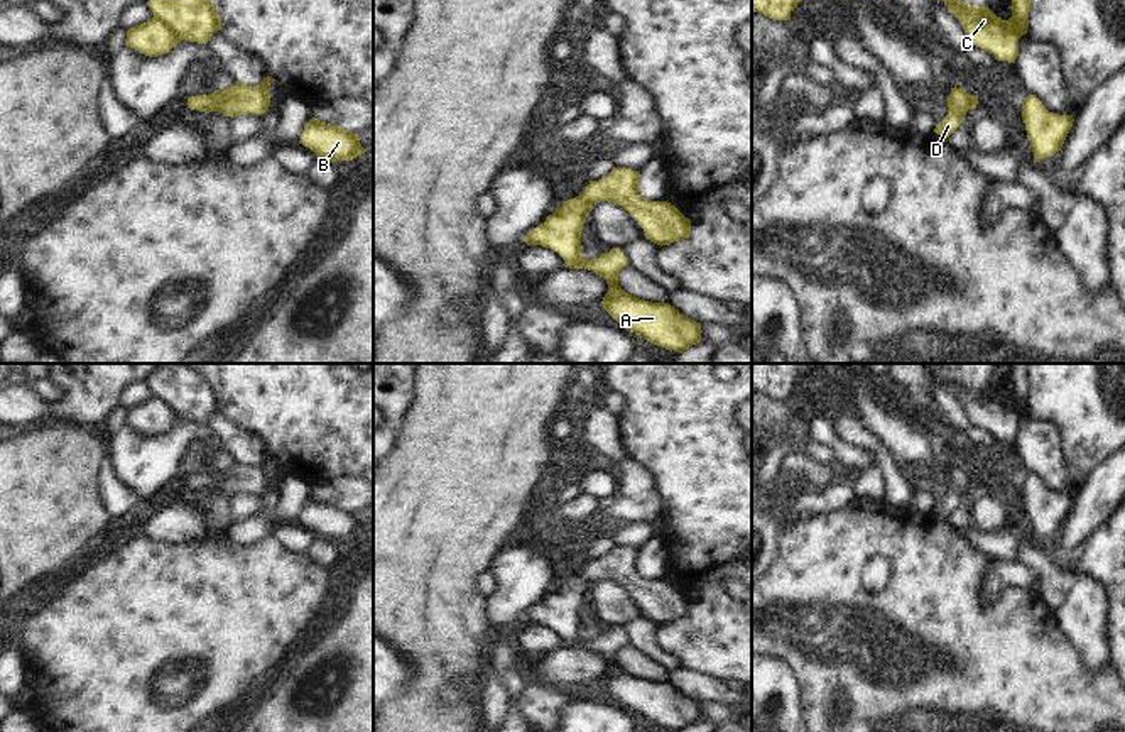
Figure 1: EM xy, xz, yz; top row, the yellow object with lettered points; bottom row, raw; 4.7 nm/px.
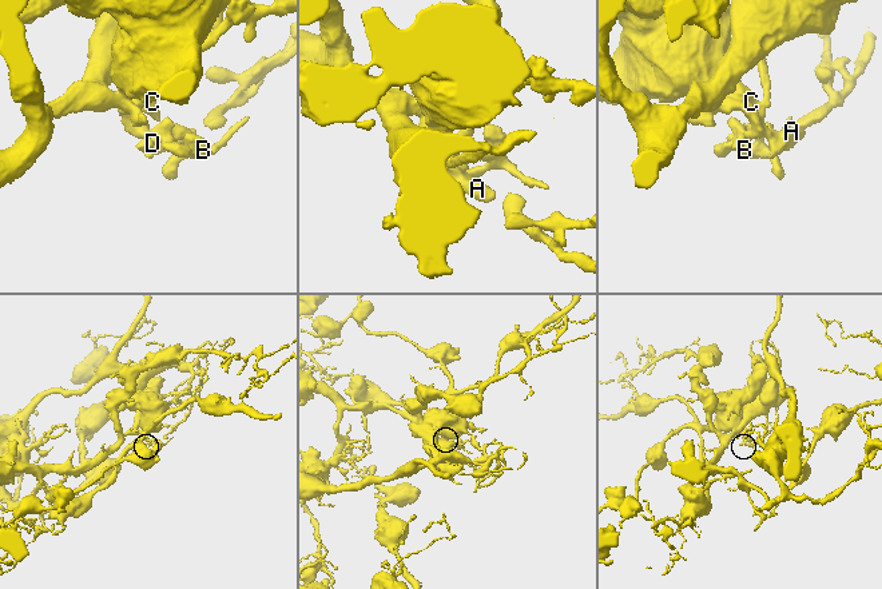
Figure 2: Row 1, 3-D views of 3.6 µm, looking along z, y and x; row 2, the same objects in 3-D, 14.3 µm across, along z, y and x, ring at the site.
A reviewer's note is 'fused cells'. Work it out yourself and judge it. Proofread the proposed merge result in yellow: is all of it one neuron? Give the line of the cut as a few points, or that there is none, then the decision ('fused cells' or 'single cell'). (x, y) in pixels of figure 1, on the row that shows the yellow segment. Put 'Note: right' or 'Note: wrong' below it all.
no cut; single cell
Note: wrong

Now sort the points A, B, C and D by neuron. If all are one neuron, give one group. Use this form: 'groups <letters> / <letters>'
groups A B C D

